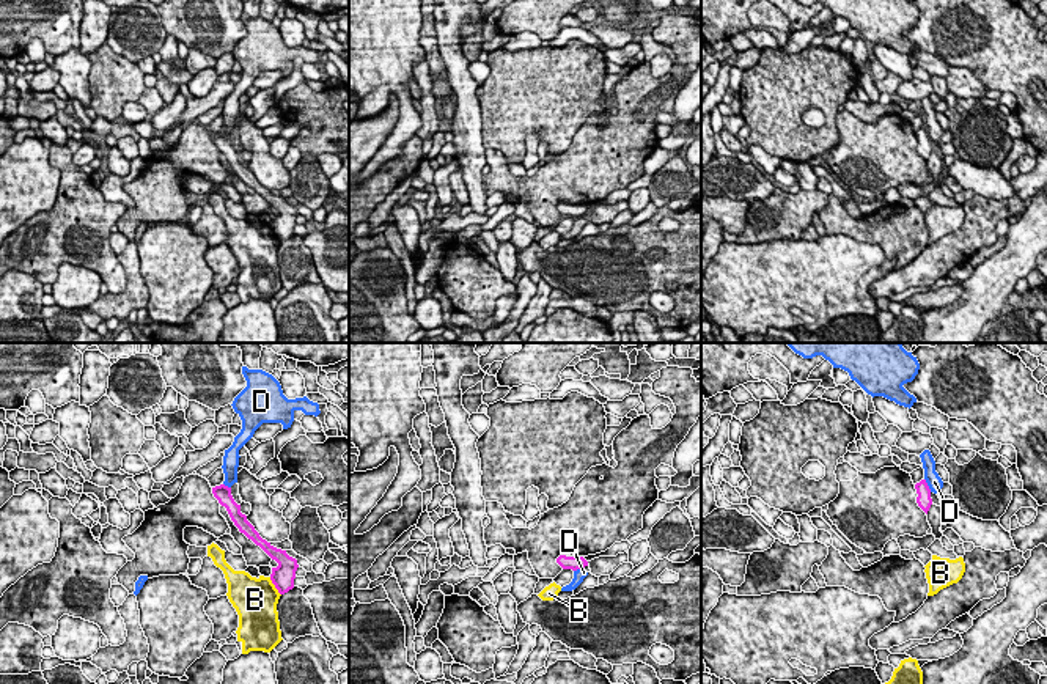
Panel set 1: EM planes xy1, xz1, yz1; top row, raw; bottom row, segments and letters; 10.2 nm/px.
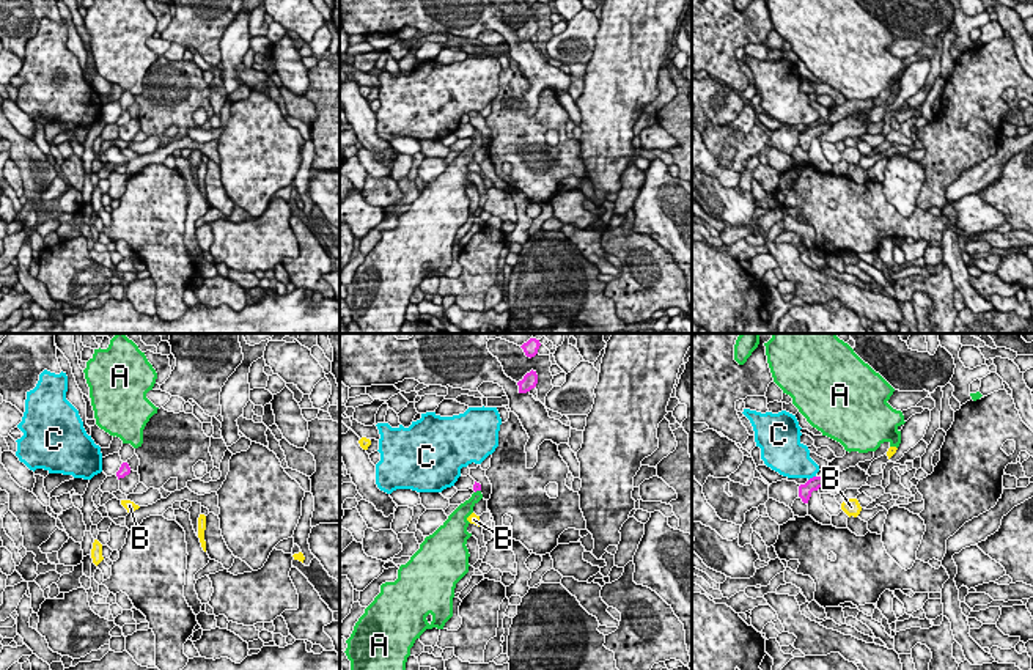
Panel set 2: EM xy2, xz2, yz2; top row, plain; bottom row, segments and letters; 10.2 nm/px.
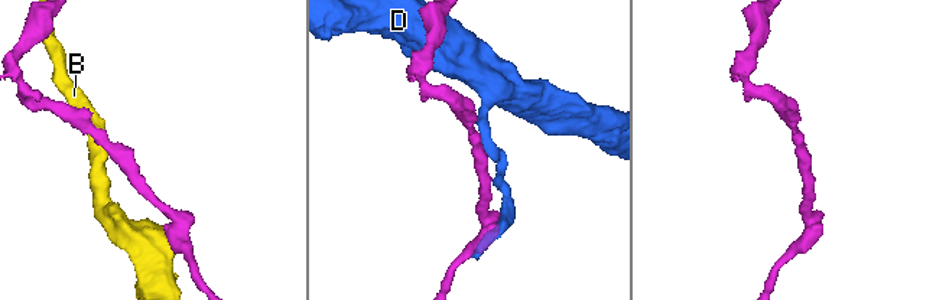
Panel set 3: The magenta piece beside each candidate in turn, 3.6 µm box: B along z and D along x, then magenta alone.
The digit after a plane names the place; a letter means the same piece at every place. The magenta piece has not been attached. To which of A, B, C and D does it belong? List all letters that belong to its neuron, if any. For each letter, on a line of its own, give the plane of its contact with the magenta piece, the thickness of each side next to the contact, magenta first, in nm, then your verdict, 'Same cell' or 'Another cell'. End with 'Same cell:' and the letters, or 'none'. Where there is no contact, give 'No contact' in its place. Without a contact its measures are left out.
A: Touches magenta in xz2. Thickness 90 nm (magenta) against 160 nm. Same cell
B: Touches magenta in xy1. Thickness 240 nm (magenta) against 440 nm. Another cell
C: Touches magenta in yz2. Thickness 140 nm (magenta) against 340 nm. Another cell
D: Touches magenta in yz1. Thickness 140 nm (magenta) against 160 nm. Another cell
Same cell: A

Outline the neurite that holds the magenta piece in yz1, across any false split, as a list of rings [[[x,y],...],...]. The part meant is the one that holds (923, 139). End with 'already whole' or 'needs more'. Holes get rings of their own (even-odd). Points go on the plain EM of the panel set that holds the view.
[[[921,127],[920,131],[915,132],[917,137],[917,151],[918,154],[928,162],[931,153],[932,153],[932,146],[931,146],[931,137],[926,131],[926,127]]] | already whole

